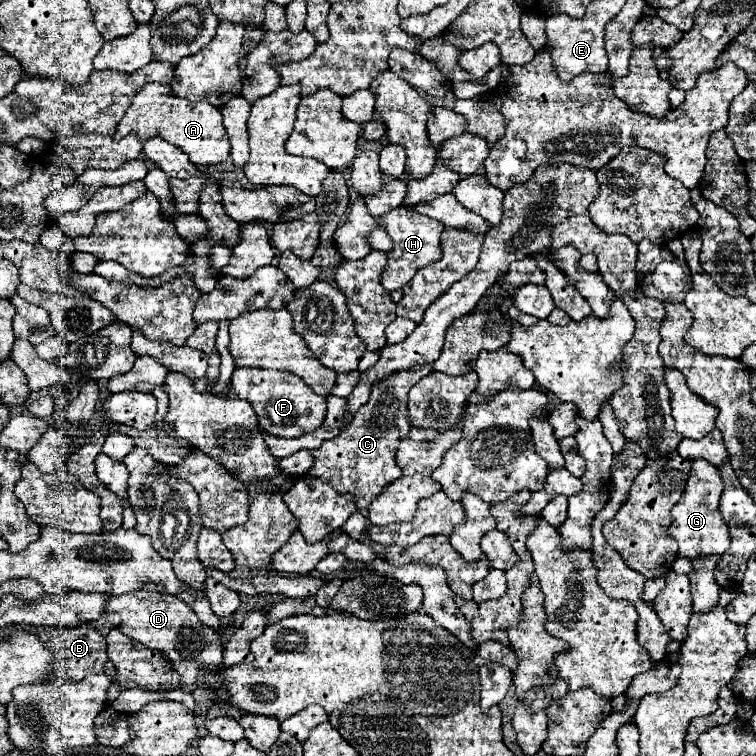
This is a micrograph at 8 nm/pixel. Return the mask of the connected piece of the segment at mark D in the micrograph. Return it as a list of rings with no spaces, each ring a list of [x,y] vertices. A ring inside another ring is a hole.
[[[137,590],[125,596],[107,594],[105,612],[117,612],[121,616],[121,632],[133,640],[139,640],[147,648],[165,652],[165,658],[171,660],[181,674],[183,690],[193,690],[203,670],[217,670],[223,662],[223,646],[217,632],[205,626],[193,608],[187,602],[177,600],[177,596],[149,590]]]

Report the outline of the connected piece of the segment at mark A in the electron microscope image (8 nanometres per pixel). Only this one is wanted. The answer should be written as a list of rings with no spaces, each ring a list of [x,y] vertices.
[[[145,84],[145,88],[137,92],[129,110],[121,118],[113,138],[119,140],[129,132],[135,132],[141,140],[147,140],[149,136],[165,138],[167,142],[181,148],[195,166],[223,162],[227,160],[231,150],[219,108],[205,100],[191,102],[185,98],[173,98],[171,88],[167,84]]]

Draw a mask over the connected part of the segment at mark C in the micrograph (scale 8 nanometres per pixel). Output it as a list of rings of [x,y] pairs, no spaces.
[[[433,362],[411,368],[409,372],[395,372],[393,376],[387,376],[373,384],[369,402],[355,412],[355,418],[349,422],[347,430],[337,438],[321,444],[321,448],[313,450],[315,464],[309,474],[331,484],[339,494],[353,494],[357,508],[367,510],[373,498],[379,496],[387,484],[401,478],[401,470],[395,464],[395,452],[411,430],[407,394],[411,386],[425,378],[429,372],[433,372]]]

